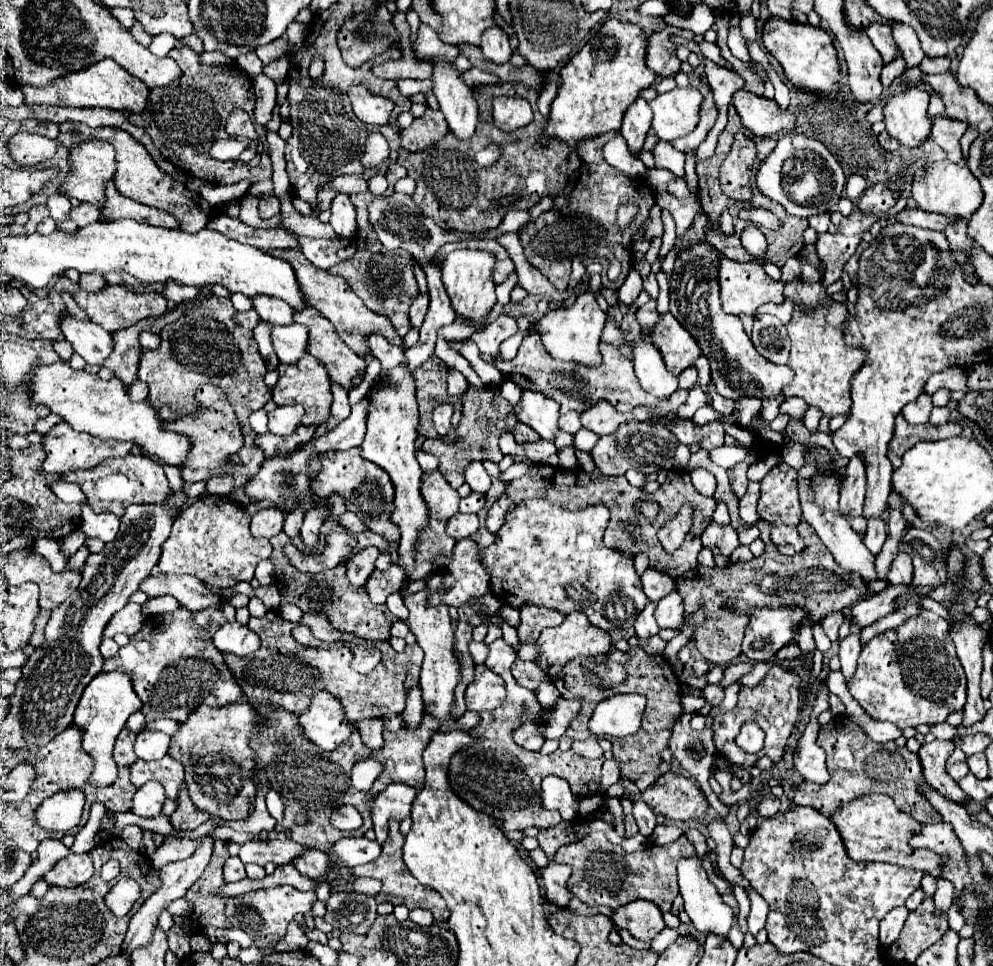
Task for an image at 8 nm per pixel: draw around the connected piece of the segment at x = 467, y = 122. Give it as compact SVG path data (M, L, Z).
M433 58L433 92L441 112L457 140L469 140L477 124L477 100L473 90L461 82L461 72L445 58Z

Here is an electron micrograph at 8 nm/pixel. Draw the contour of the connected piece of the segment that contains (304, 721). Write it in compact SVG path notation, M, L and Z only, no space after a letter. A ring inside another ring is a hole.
M317 692L311 708L299 714L299 722L305 736L323 750L335 750L357 730L357 726L347 720L343 704L329 692Z

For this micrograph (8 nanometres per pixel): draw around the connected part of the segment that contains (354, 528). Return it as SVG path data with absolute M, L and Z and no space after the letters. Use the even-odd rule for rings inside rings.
M345 512L343 516L337 518L341 522L341 526L345 526L347 530L351 530L353 534L361 534L361 532L367 532L369 528L365 526L365 522L361 522L361 518L357 518L353 512Z

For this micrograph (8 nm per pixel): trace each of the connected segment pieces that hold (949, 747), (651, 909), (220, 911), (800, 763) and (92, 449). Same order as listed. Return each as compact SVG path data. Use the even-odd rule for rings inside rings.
M933 740L933 742L925 742L919 750L919 758L923 764L923 774L927 778L927 782L941 794L945 794L947 798L951 798L953 802L961 804L967 796L965 792L957 786L957 782L947 774L945 770L945 762L951 756L951 752L955 750L953 742L945 742L945 740Z
M641 900L629 902L629 906L621 906L621 910L615 910L611 920L617 928L625 928L635 938L645 942L651 942L653 936L657 936L665 928L663 912L659 910L659 906Z
M217 840L213 846L211 864L207 864L203 876L187 890L187 902L191 902L191 924L197 932L203 932L207 926L213 928L231 928L229 918L225 916L227 902L217 894L227 884L223 880L223 864L229 858L227 840Z
M811 718L803 736L799 738L799 746L795 750L795 770L809 782L827 782L829 772L825 764L825 750L815 744L819 730L817 718Z
M59 422L57 426L51 428L51 432L45 436L43 448L47 452L45 458L45 470L49 474L61 474L61 472L71 472L71 470L89 470L99 466L103 460L107 458L115 458L115 456L127 456L133 450L131 442L113 442L113 440L101 440L95 438L87 432L75 432L73 426L69 426L67 422Z

